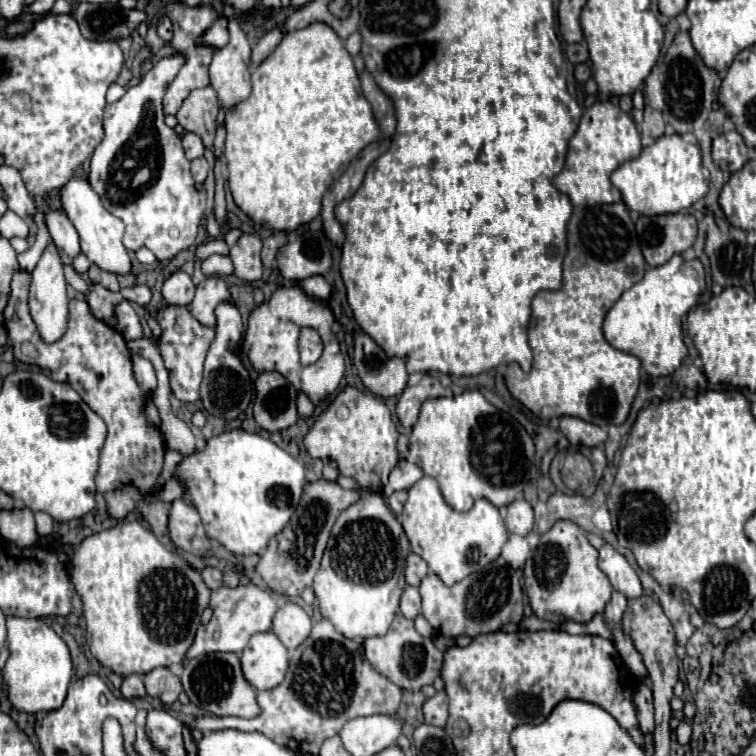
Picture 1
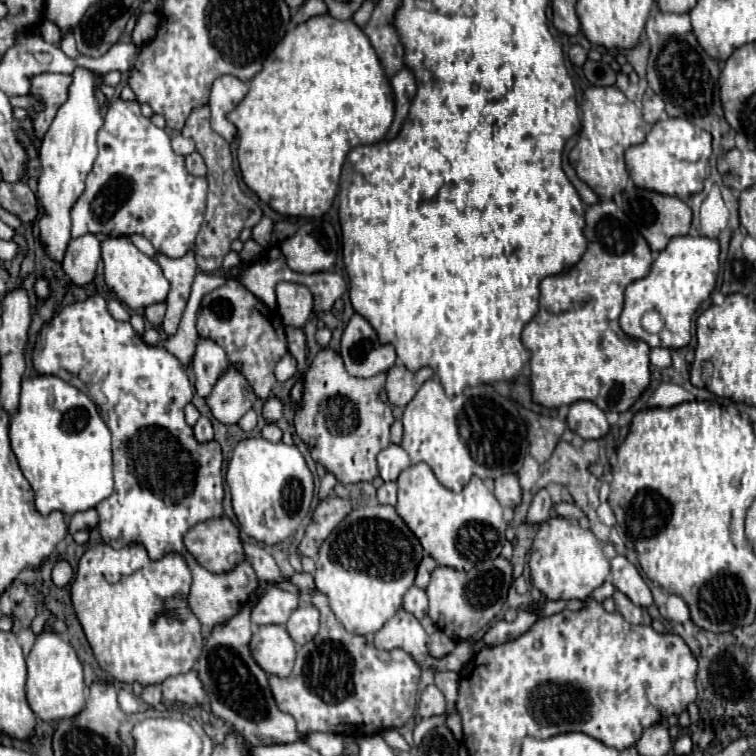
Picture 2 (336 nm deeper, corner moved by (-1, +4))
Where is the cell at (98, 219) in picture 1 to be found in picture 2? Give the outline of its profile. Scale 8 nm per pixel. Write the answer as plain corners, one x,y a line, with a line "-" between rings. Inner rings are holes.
111,236
111,238
107,238
103,242
101,250
103,250
103,262
105,262
105,284
117,294
117,298
125,306
129,306
131,310
137,310
137,308
147,308
151,304
167,300
171,284
163,276
161,266
153,258
145,256
143,252
139,252
131,244
129,238

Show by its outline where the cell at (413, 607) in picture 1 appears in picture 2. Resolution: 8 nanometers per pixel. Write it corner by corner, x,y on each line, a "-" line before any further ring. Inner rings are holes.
411,586
407,590
407,594
403,596
403,608
409,610
419,620
423,616
427,616
427,594
425,594
425,590
421,590
417,586

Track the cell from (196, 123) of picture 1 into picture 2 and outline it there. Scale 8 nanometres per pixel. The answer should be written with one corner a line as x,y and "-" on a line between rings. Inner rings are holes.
199,106
197,110
191,112
191,116
185,122
185,128
181,132
183,136
191,138
197,146
197,152
203,156
207,164
207,180
209,180
209,192
207,192
207,212
205,220
201,226
201,232
197,234
195,242
195,260
199,270
203,272
217,272
221,268
221,262
225,254
231,250
231,242
239,238
243,228
253,228
263,212
255,200
251,200
239,186
237,174
233,170
233,156
231,156
231,146
225,142
217,132
211,130
209,126
209,108

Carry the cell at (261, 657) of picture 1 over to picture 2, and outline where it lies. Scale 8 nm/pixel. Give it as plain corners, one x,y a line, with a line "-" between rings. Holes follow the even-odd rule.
259,626
251,638
251,654
267,674
289,676
295,664
295,642
285,626

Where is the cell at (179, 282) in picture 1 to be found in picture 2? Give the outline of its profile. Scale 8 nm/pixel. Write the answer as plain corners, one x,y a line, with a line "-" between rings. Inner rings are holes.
151,304
151,306
145,308
145,318
147,318
155,328
161,326
163,316
165,316
165,304

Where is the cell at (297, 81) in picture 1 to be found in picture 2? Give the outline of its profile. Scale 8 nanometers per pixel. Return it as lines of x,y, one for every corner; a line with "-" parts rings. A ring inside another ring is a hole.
321,14
317,18
309,18
309,22
303,22
299,26
295,26
293,30
289,30
285,34
285,38
275,46
275,50
269,54
269,58
265,60
263,70
249,82
249,92
247,96
239,102
239,106
227,114
229,122
233,122
239,130
239,146
237,146
237,160
239,160
239,168
243,174
245,184
265,202
269,204
273,210
277,210
279,214
285,216
303,216
303,218
317,218
323,216
337,192
339,192
339,176
341,176
341,166
345,162
347,152
357,146
357,144
373,144
385,138
385,132
389,130
391,122
393,122
393,110
395,110
395,100
393,100
393,90
389,84
389,78
385,76
385,70
377,58
375,48
371,46
369,38
365,36
365,32
353,22
353,20
335,20
329,14

